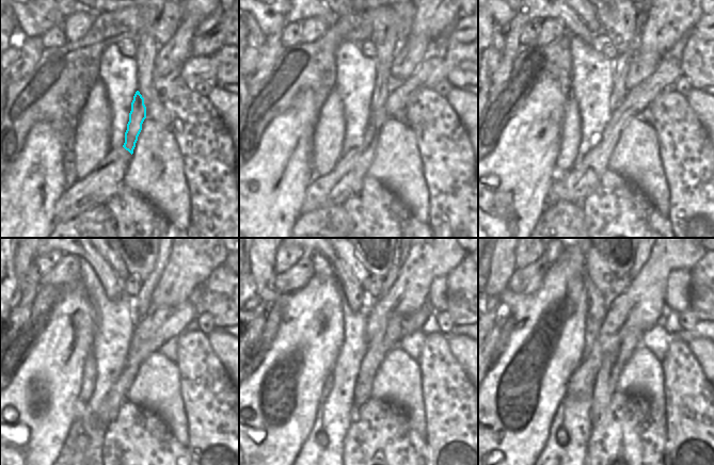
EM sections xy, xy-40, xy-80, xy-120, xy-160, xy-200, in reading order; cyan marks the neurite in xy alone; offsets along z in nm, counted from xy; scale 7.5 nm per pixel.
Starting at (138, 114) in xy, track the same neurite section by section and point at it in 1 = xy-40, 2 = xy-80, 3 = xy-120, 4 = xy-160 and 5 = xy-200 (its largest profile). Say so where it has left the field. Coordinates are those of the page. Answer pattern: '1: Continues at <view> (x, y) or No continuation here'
1: Continues at xy-40 (382, 82)
2: Continues at xy-80 (621, 62)
3: Continues at xy-120 (142, 302)
4: Continues at xy-160 (399, 259)
5: Continues at xy-200 (639, 259).

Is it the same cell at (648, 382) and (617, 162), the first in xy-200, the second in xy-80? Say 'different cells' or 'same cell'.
same cell

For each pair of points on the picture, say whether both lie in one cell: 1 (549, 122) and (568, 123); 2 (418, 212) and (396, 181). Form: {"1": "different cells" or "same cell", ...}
{"1": "different cells", "2": "same cell"}

